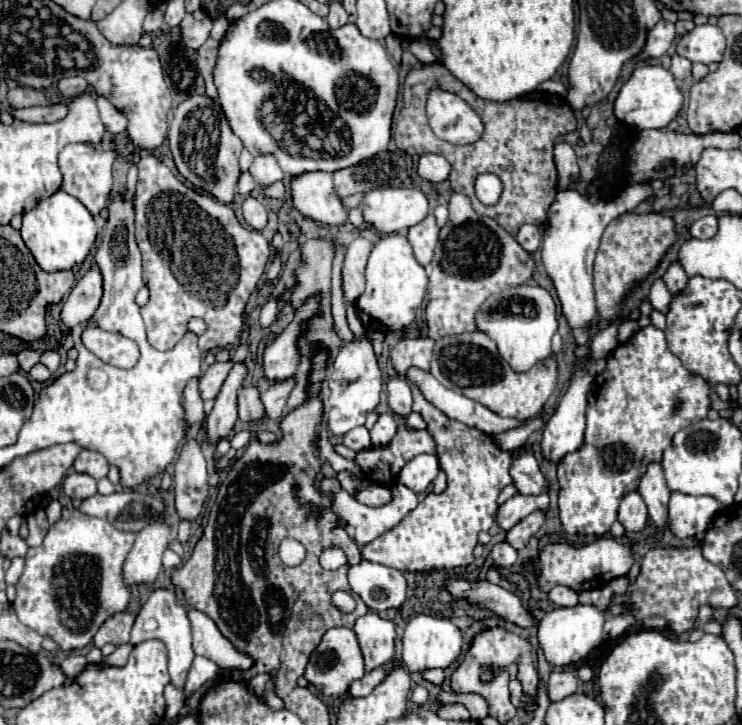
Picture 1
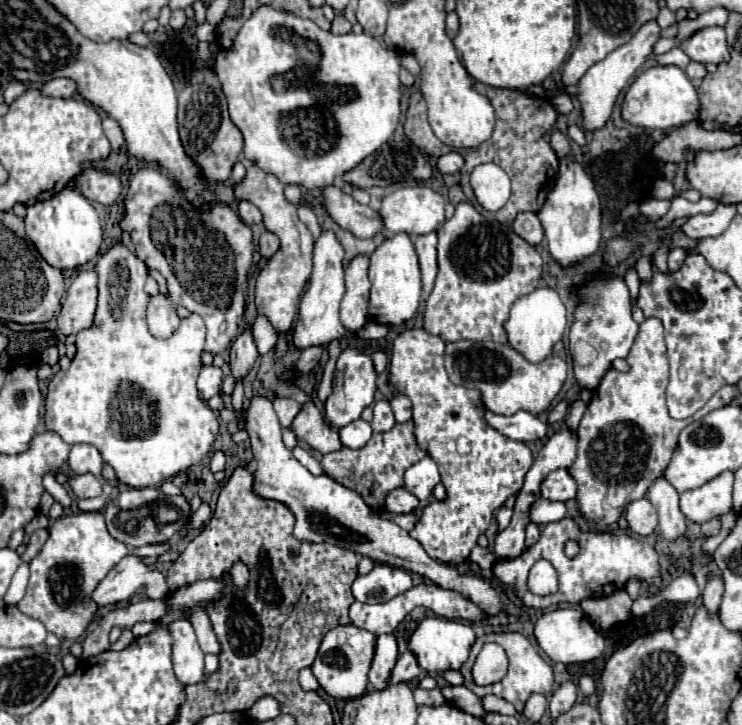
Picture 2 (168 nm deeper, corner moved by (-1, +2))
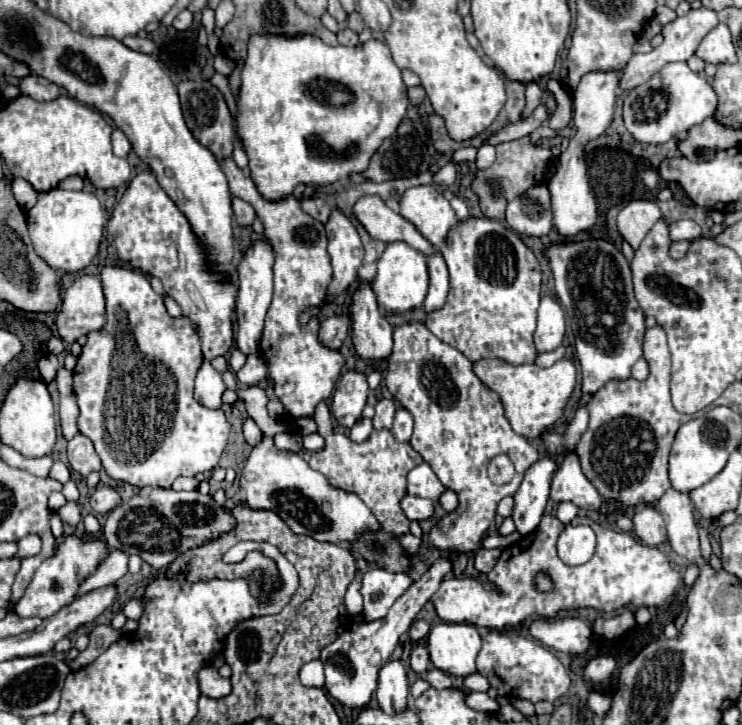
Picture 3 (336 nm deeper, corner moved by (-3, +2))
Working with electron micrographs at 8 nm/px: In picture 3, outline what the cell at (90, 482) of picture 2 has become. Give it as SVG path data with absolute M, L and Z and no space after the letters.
M100 484L100 486L94 490L92 498L90 498L90 506L92 506L92 510L94 510L96 514L108 514L108 512L114 510L120 502L122 502L120 494L118 494L114 488L104 486L104 484Z

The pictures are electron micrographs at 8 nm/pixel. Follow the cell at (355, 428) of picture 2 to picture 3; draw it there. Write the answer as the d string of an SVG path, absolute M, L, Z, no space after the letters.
M360 418L358 422L356 422L356 426L352 426L352 430L350 430L350 438L354 440L354 442L364 442L370 434L372 434L372 420L368 420L368 418Z

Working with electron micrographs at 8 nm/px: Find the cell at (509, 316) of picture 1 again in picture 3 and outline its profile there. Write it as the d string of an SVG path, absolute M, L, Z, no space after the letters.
M544 296L538 308L538 328L534 332L534 344L538 352L550 352L556 350L562 344L562 336L566 330L566 320L560 304Z

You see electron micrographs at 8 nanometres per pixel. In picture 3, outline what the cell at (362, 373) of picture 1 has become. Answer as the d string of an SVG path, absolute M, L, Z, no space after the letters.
M360 372L342 374L330 402L330 412L336 418L336 422L344 428L352 428L356 420L362 416L366 396L368 396L368 382L364 374Z

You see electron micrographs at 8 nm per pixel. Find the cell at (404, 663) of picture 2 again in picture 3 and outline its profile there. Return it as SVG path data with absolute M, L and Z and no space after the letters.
M418 644L418 646L412 650L412 654L410 654L410 666L412 666L412 670L418 672L418 674L422 674L424 670L428 672L428 670L432 668L430 654L428 654L428 650L426 650L424 644Z

